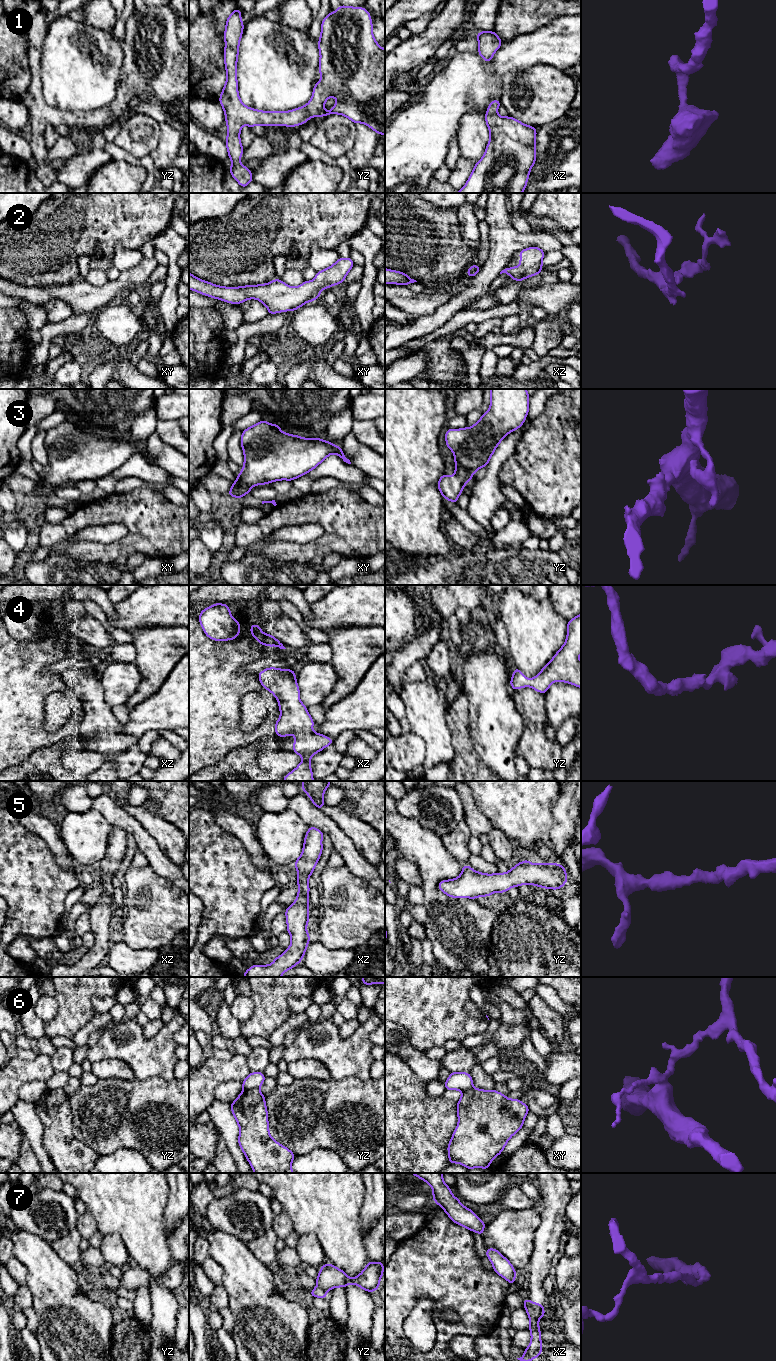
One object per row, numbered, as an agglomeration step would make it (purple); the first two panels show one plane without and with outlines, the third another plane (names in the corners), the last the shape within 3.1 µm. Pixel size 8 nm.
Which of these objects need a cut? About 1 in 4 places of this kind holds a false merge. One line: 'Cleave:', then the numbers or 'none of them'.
Cleave: 6, 7

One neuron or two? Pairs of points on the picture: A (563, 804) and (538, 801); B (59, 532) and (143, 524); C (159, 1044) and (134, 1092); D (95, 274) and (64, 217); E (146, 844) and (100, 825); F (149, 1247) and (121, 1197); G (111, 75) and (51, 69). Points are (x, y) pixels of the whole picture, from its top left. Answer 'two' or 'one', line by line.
A: two
B: one
C: two
D: two
E: two
F: one
G: one

